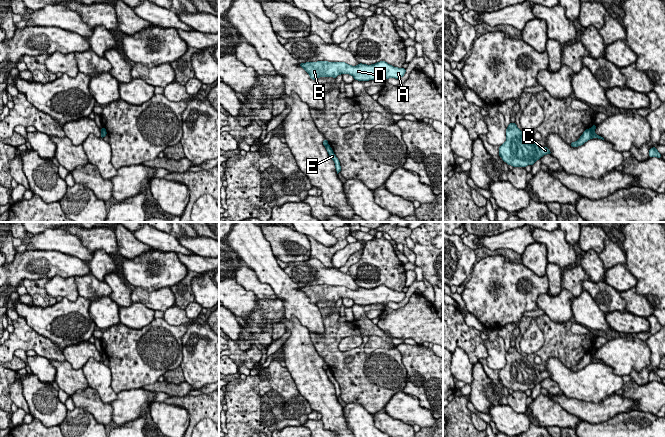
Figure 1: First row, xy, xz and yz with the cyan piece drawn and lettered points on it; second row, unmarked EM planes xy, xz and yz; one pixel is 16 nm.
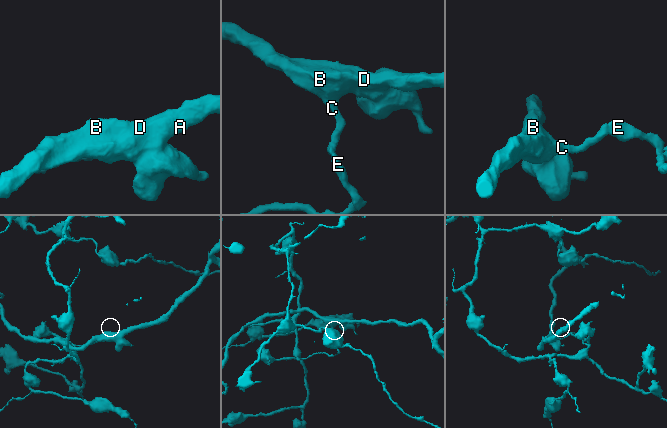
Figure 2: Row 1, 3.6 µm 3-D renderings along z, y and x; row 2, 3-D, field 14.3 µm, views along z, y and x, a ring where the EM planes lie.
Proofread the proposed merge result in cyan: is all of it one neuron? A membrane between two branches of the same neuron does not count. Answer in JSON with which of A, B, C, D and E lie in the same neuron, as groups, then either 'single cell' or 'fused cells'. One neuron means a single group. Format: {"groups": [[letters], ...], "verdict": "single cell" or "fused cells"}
{"groups": [["A", "B", "C", "D"], ["E"]], "verdict": "fused cells"}

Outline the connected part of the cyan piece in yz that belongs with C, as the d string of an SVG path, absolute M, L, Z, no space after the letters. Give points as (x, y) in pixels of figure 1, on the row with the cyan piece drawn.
M510 123L506 129L506 141L499 146L499 156L504 162L513 167L533 165L536 160L546 154L551 155L547 147L540 148L530 137L522 132L517 125Z

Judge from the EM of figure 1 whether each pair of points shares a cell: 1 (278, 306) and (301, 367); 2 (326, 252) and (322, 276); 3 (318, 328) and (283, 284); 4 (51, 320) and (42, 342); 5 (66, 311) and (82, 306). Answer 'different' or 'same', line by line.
1: different
2: different
3: same
4: different
5: same

